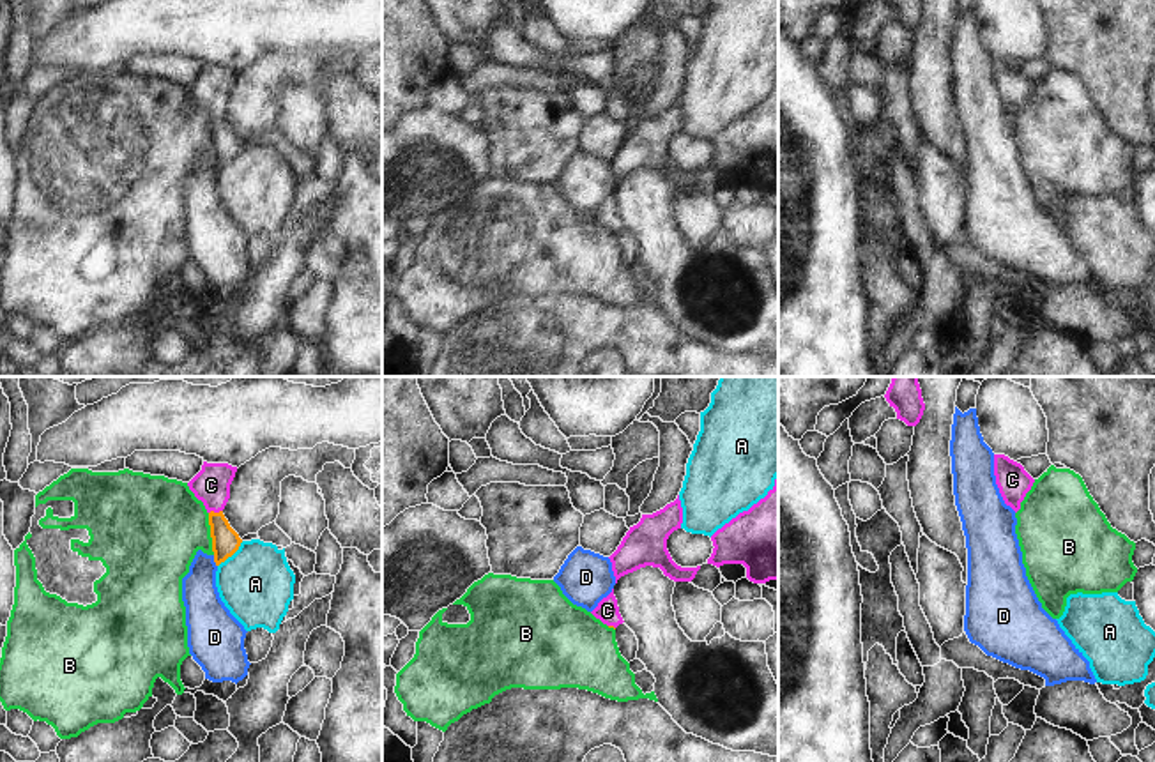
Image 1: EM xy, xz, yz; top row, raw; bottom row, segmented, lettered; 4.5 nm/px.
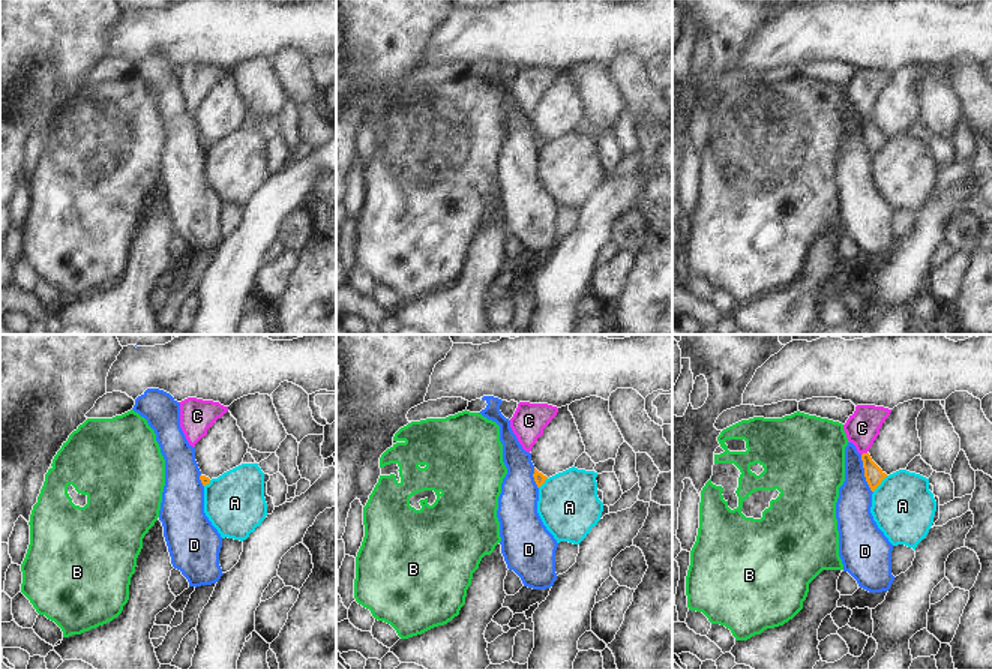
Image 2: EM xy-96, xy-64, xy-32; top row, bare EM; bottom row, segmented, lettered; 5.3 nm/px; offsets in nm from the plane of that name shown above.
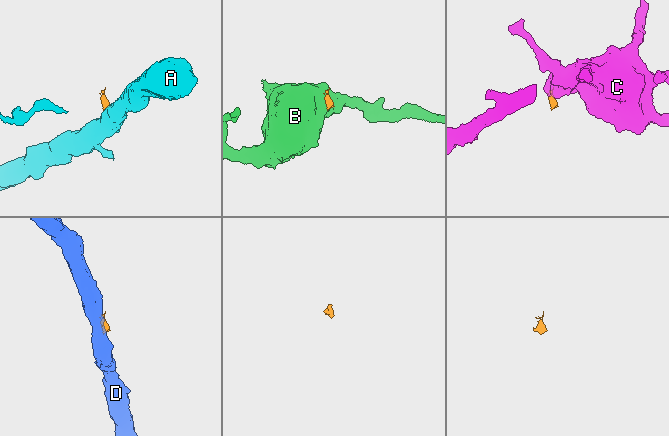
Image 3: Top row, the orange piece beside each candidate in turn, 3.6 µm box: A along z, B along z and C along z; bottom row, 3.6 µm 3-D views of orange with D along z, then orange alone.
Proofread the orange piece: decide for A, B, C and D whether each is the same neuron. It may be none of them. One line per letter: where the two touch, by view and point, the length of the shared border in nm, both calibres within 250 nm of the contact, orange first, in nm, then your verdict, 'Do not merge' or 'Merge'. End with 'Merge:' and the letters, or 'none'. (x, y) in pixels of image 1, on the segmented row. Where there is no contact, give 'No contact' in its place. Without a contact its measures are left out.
A: Touches orange at xy (230, 556). Shared border 170 nm. Thickness 130 nm (orange) against 340 nm. Do not merge
B: Touches orange at xy (211, 534). Shared border 190 nm. Thickness 130 nm (orange) against 420 nm. Do not merge
C: Touches orange at xy (213, 511). Shared border 70 nm. Thickness 130 nm (orange) against 170 nm. Merge
D: Touches orange at xy (214, 561). Shared border 60 nm. Thickness 130 nm (orange) against 190 nm. Do not merge
Merge: C

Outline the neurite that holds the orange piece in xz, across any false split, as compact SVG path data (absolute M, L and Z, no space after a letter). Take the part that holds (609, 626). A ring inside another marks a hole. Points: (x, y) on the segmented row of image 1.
M614 589L612 592L603 598L598 606L591 612L596 619L600 619L603 624L607 624L608 628L617 628L619 624L623 624L623 617L619 613L619 606L617 606L617 599L614 596Z

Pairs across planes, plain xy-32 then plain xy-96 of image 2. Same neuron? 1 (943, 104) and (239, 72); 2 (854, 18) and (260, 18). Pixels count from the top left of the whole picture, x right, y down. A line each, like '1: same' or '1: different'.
1: same
2: same

